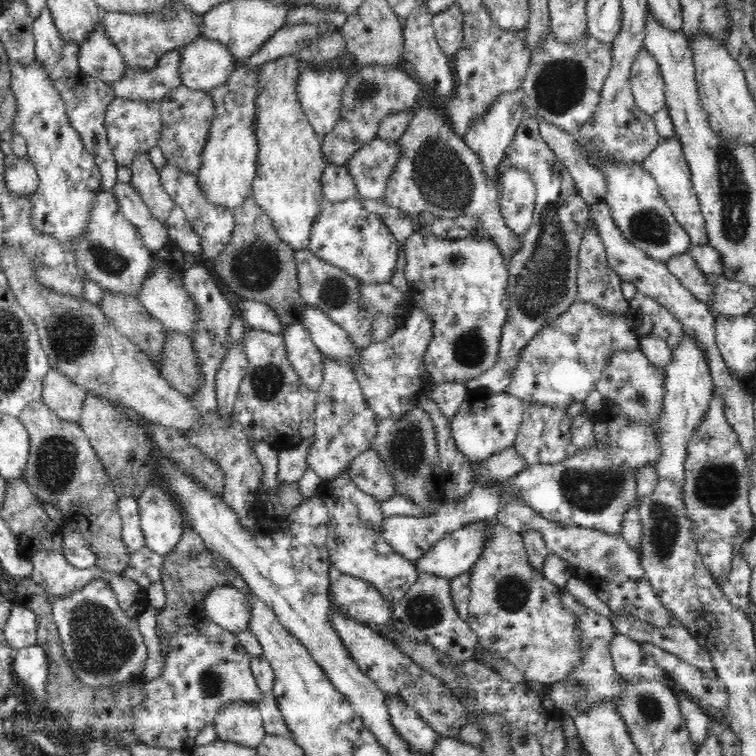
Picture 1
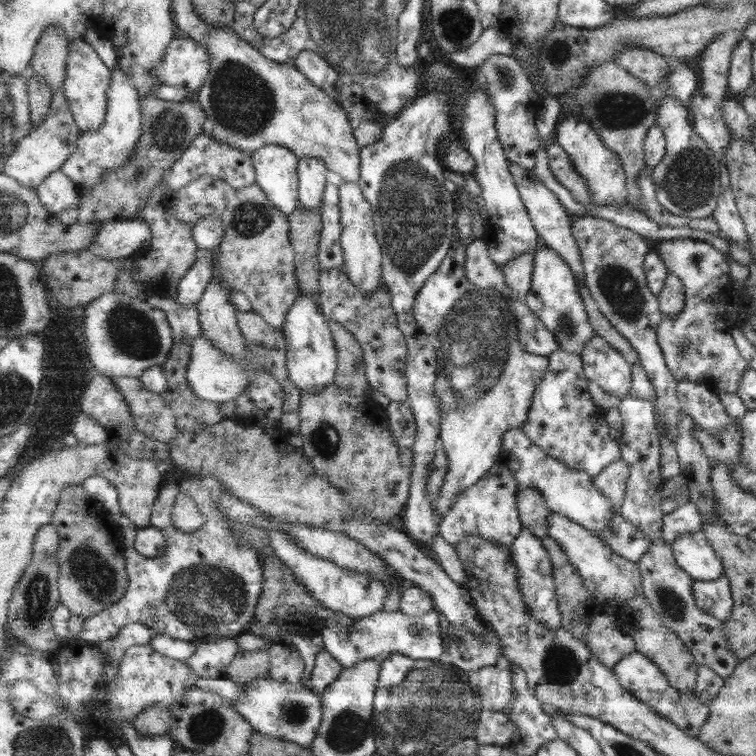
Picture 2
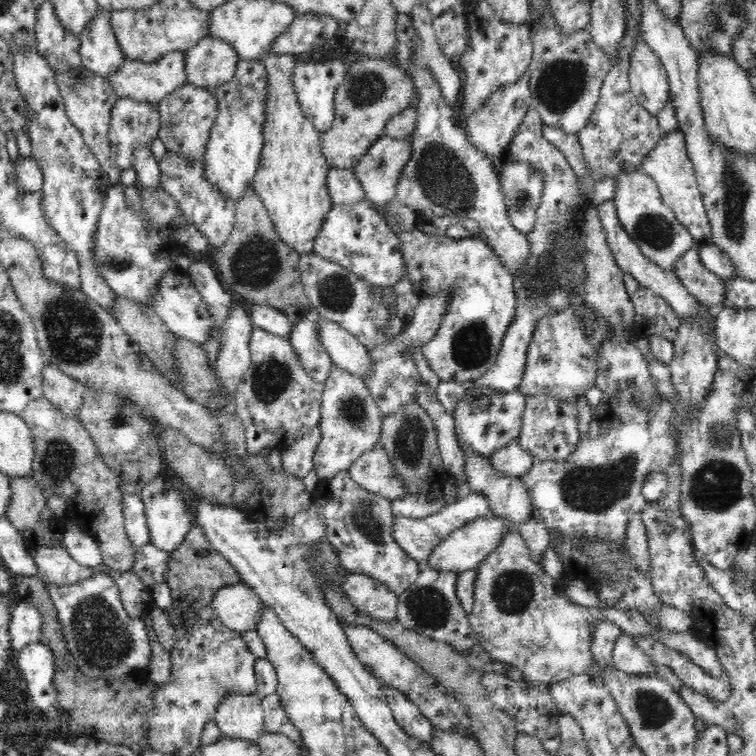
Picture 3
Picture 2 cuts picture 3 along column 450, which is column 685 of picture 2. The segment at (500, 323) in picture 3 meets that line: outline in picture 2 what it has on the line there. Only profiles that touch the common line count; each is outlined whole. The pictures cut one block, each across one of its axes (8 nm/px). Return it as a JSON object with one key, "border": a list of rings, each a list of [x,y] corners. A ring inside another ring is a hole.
{"border":[[[689,238],[661,240],[657,246],[657,256],[669,274],[673,274],[681,281],[685,296],[683,310],[673,318],[663,316],[656,326],[656,341],[669,373],[676,381],[694,382],[706,386],[715,393],[735,393],[738,382],[747,368],[747,363],[739,355],[725,320],[724,302],[731,287],[731,280],[727,275],[729,271],[727,258],[707,242]]]}

